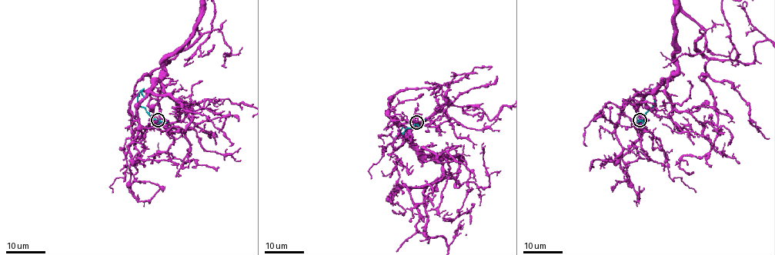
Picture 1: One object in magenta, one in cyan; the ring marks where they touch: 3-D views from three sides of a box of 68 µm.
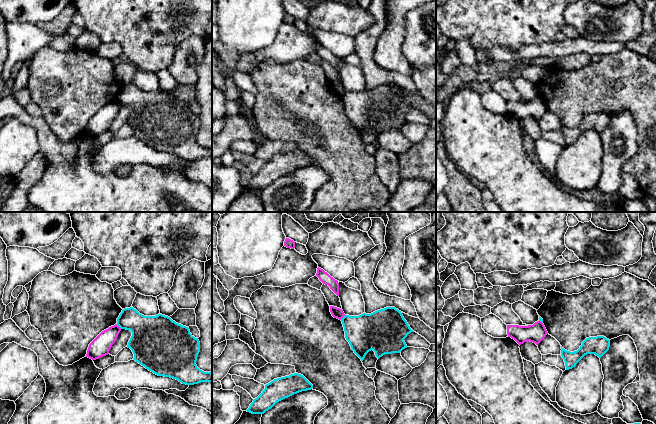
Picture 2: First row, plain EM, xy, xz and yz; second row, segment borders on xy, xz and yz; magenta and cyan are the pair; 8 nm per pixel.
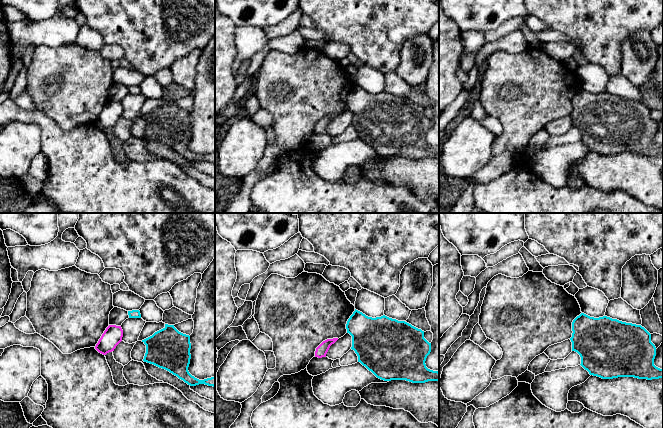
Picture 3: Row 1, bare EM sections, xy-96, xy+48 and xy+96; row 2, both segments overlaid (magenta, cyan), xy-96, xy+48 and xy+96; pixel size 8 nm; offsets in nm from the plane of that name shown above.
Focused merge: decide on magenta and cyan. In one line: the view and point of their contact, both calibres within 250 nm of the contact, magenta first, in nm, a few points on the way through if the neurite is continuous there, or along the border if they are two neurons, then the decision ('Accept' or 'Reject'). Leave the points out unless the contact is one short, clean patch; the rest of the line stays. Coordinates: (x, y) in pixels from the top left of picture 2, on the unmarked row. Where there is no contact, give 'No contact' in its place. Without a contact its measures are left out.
Touches magenta at xy (118, 102). Thickness 160 nm (magenta) against 280 nm. Boundary: xy (116, 100), (121, 104). Reject

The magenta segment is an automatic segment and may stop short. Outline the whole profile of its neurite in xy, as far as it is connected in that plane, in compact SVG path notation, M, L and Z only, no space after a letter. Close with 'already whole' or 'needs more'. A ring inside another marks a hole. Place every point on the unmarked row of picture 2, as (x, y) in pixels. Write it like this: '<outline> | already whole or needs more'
M115 100L102 107L90 120L86 133L96 136L109 130L112 121L115 119L121 104Z | already whole

